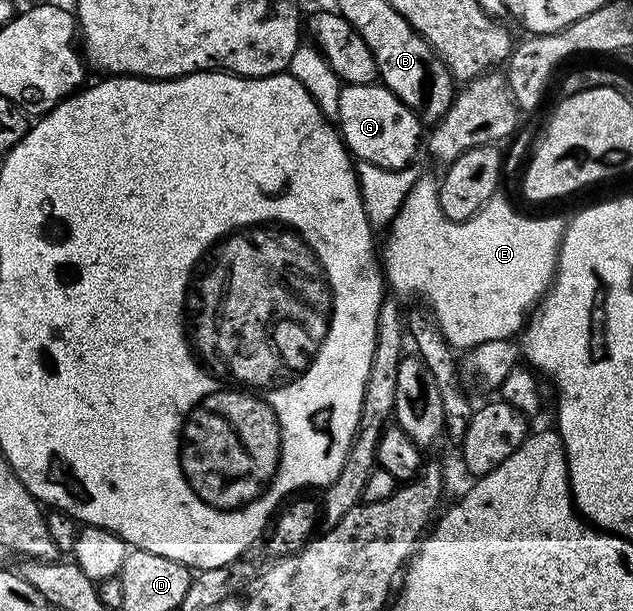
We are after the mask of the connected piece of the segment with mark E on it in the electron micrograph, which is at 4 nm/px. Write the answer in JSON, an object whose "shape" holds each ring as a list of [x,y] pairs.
{"shape":[[[420,176],[417,177],[414,188],[410,188],[410,196],[406,196],[406,200],[402,200],[402,208],[398,208],[398,216],[394,216],[392,225],[387,227],[388,239],[385,240],[384,246],[382,242],[382,273],[387,285],[391,289],[393,286],[397,290],[395,293],[401,299],[408,298],[411,294],[416,298],[421,298],[425,302],[423,305],[430,311],[437,329],[441,332],[441,336],[457,351],[462,352],[464,350],[464,352],[468,352],[475,346],[486,344],[487,341],[502,340],[503,338],[511,339],[523,331],[530,315],[539,307],[544,295],[548,292],[548,287],[552,285],[556,277],[556,267],[560,260],[560,241],[564,239],[565,229],[565,219],[527,218],[526,215],[519,214],[503,196],[492,198],[470,220],[455,222],[442,212],[440,207],[440,187],[437,179]]]}

